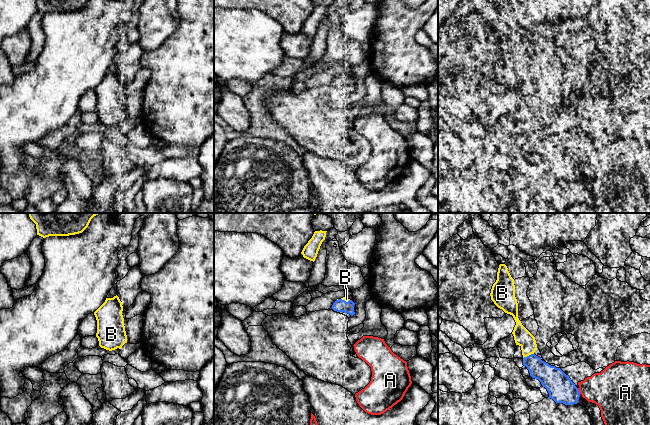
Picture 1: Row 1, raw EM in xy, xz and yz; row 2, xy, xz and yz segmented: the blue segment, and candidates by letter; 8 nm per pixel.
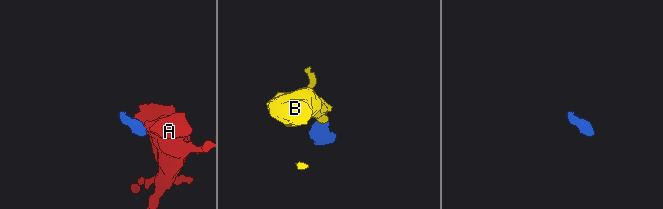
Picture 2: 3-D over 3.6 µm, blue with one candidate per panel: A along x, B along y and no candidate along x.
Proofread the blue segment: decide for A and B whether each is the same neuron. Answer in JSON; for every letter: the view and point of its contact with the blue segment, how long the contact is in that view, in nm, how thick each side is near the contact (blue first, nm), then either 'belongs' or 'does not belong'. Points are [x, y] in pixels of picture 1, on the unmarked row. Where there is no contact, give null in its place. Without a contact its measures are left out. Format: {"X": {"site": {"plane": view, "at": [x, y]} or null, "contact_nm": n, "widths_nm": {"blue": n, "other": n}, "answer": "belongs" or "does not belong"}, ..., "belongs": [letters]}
{"A": {"site": {"plane": "yz", "at": [578, 167]}, "contact_nm": 50, "widths_nm": {"blue": 220, "other": 300}, "answer": "does not belong"}, "B": {"site": {"plane": "yz", "at": [529, 131]}, "contact_nm": 100, "widths_nm": {"blue": 180, "other": 140}, "answer": "belongs"}, "belongs": ["B"]}

